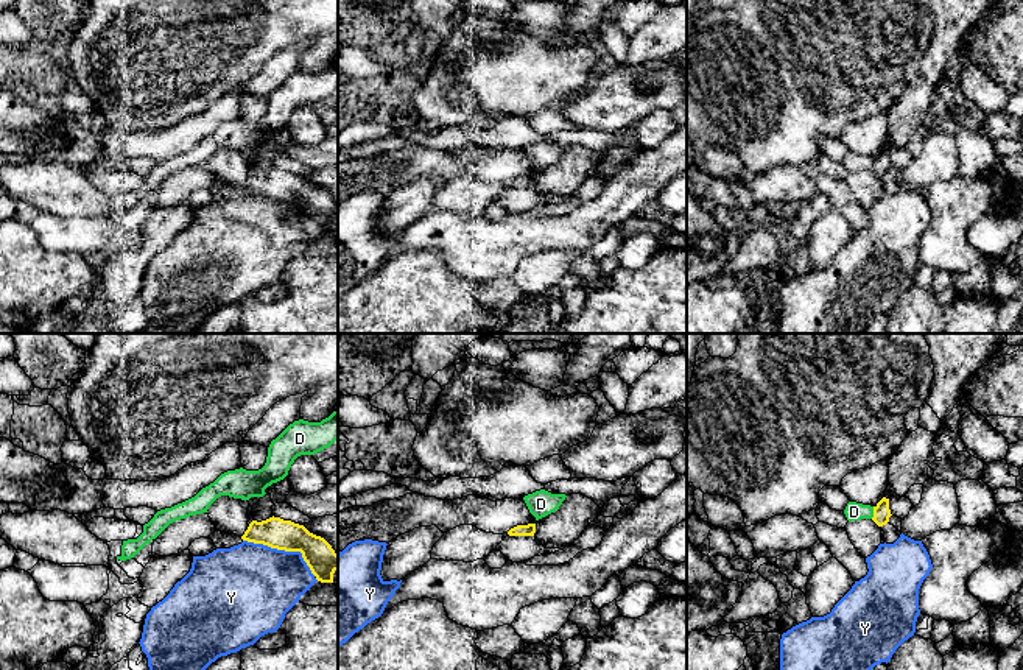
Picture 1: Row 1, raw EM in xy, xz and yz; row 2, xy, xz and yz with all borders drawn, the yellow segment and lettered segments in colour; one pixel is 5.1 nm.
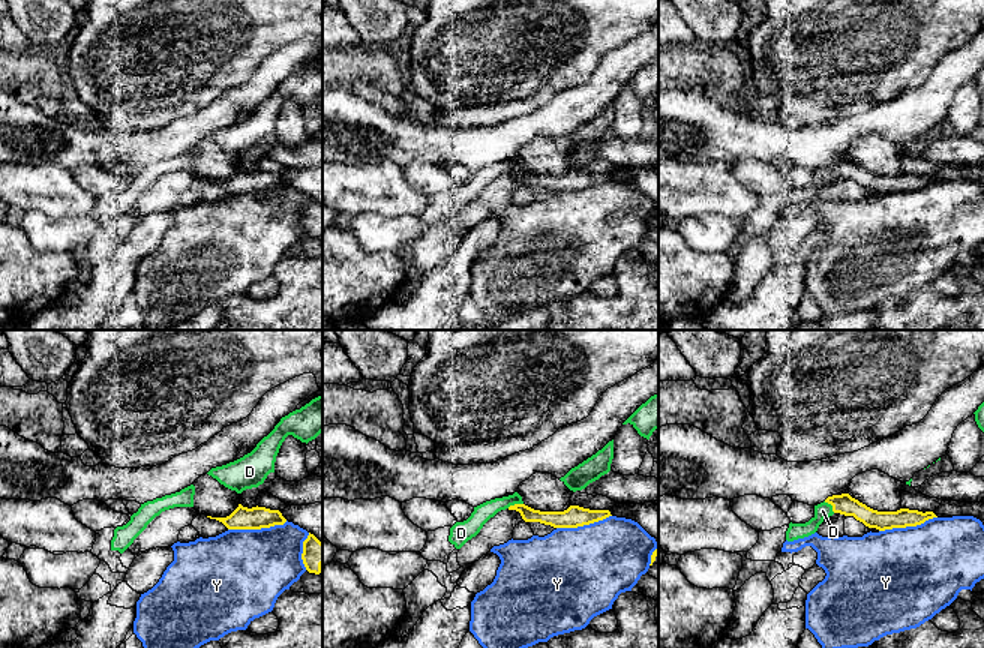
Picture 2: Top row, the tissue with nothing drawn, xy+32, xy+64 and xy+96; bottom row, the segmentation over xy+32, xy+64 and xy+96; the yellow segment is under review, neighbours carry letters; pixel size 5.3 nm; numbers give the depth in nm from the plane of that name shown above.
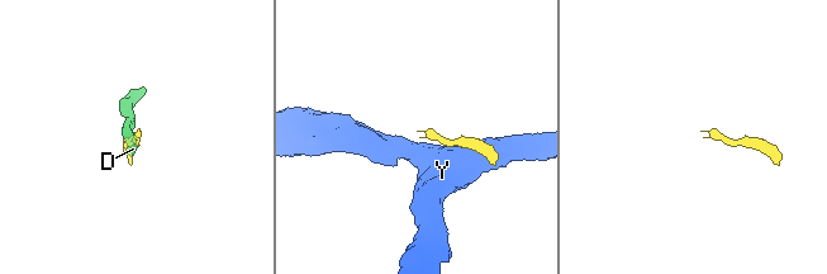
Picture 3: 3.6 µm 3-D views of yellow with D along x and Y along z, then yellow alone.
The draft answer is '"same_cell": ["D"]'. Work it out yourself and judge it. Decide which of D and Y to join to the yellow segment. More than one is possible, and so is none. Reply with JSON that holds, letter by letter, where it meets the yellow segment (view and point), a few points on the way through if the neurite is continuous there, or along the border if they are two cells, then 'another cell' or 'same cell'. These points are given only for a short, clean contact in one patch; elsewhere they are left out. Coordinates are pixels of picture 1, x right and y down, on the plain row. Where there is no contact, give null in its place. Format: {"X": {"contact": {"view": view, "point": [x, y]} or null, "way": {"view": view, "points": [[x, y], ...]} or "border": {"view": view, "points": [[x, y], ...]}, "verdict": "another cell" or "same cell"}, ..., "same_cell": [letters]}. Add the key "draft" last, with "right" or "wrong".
{"D": {"contact": {"view": "yz", "point": [874, 164]}, "border": {"view": "yz", "points": [[874, 158], [871, 169]]}, "verdict": "another cell"}, "Y": {"contact": {"view": "xy", "point": [284, 200]}, "verdict": "another cell"}, "same_cell": [], "draft": "wrong"}

